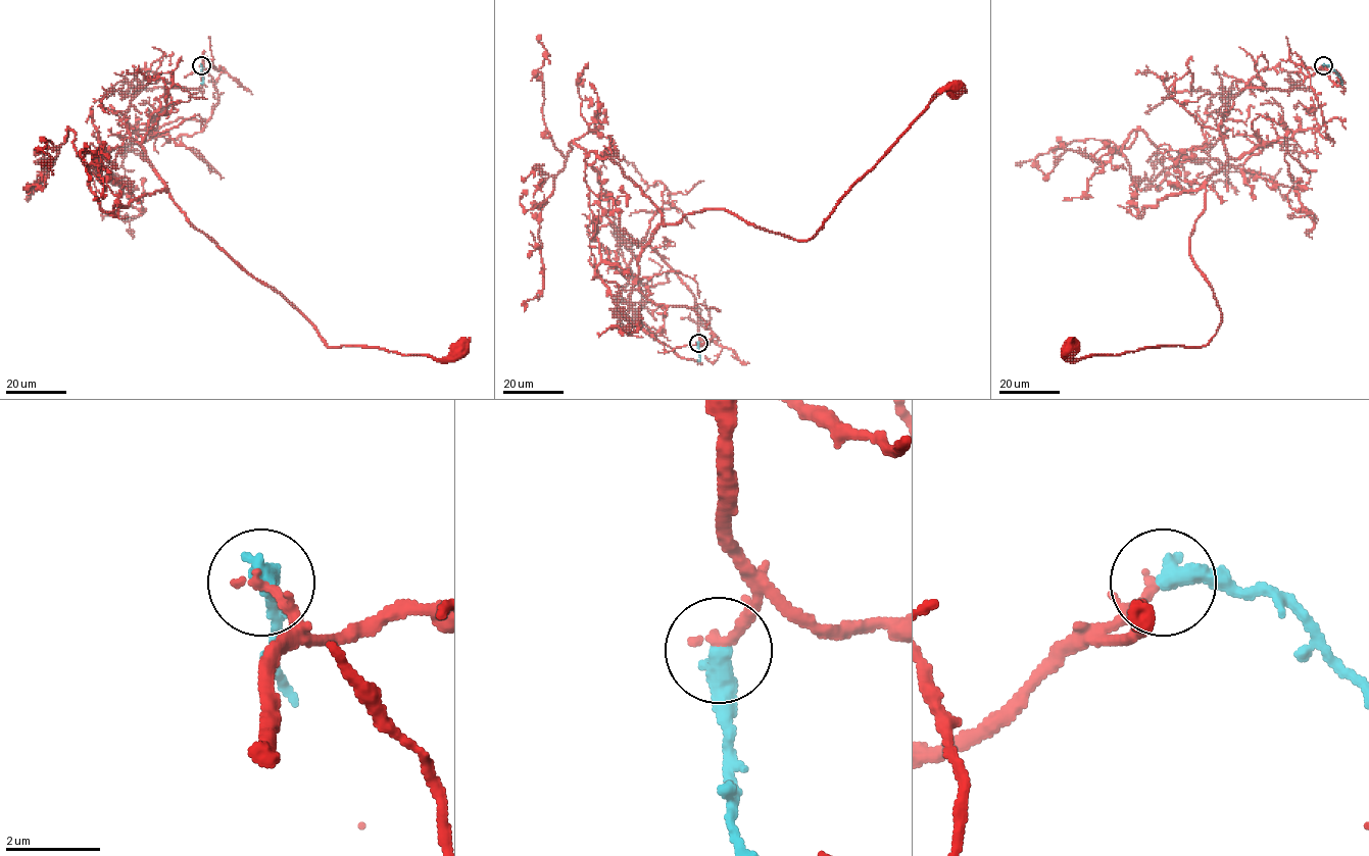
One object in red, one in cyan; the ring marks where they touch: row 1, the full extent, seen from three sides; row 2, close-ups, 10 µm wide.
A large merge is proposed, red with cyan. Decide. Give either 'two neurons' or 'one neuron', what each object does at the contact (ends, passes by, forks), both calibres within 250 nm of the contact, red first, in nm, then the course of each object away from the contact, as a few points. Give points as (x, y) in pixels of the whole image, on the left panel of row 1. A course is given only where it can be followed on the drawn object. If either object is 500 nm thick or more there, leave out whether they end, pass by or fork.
one neuron; red passes by; cyan ends there; 160 nm thick on the red side, 480 nm on the other; red runs (201, 65), (199, 89), (170, 88), (142, 143), (189, 221), (276, 289), (327, 346), (436, 359), (458, 352); cyan runs (201, 65), (204, 76), (202, 85)

